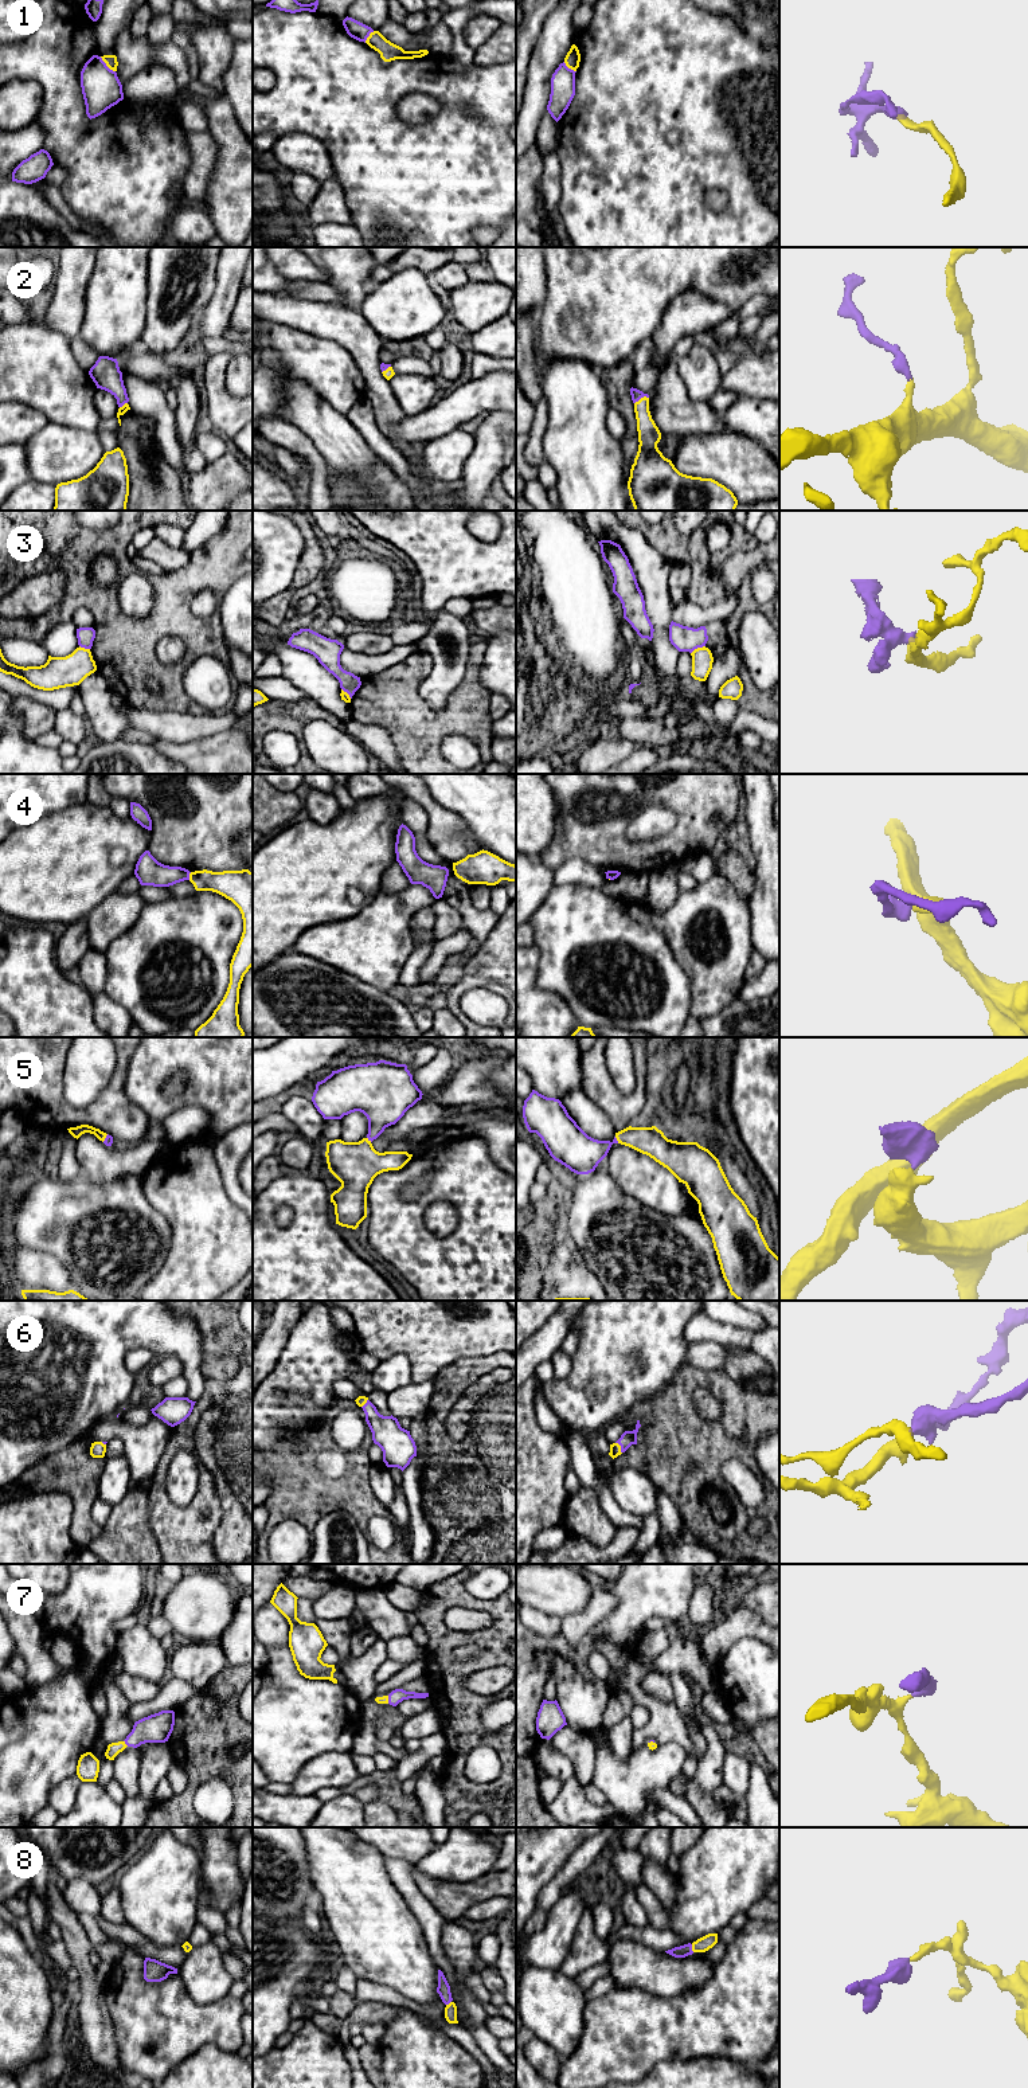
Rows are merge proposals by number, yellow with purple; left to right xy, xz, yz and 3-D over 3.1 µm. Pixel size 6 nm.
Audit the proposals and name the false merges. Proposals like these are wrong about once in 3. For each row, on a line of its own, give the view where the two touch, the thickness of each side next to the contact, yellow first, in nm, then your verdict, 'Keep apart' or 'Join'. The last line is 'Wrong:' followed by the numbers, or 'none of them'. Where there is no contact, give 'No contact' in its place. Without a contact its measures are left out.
1: Touches yellow in xy. Thickness 70 nm (yellow) against 240 nm. Keep apart
2: Touches yellow in yz. Thickness 140 nm (yellow) against 70 nm. Join
3: Touches yellow in yz. Thickness 130 nm (yellow) against 150 nm. Keep apart
4: Touches yellow in xy. Thickness 160 nm (yellow) against 160 nm. Keep apart
5: Touches yellow in yz. Thickness 170 nm (yellow) against 240 nm. Join
6: Touches yellow in yz. Thickness 60 nm (yellow) against 90 nm. Join
7: Touches yellow in xy. Thickness 80 nm (yellow) against 180 nm. Join
8: Touches yellow in yz. Thickness 90 nm (yellow) against 70 nm. Join
Wrong: 1, 3, 4

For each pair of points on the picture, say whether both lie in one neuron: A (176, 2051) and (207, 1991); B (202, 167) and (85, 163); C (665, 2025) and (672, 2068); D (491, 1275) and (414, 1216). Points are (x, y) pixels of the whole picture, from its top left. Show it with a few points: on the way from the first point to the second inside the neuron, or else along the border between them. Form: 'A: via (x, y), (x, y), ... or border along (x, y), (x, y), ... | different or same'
A: border along (180, 1979), (198, 2002), (212, 2002), (227, 1995) | different
B: border along (183, 136), (188, 152), (183, 182), (187, 198) | different
C: border along (702, 2056), (694, 2060), (660, 2060), (647, 2073) | different
D: via (469, 1275), (462, 1275), (425, 1238) | same

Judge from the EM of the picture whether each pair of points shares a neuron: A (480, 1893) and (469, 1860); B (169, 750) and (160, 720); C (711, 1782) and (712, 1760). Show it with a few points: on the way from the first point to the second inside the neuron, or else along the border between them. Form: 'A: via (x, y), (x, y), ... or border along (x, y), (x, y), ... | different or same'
A: border along (491, 1869), (461, 1883), (450, 1883), (442, 1879) | different
B: border along (198, 739), (187, 742), (157, 741) | different
C: via (711, 1776), (711, 1766) | same

